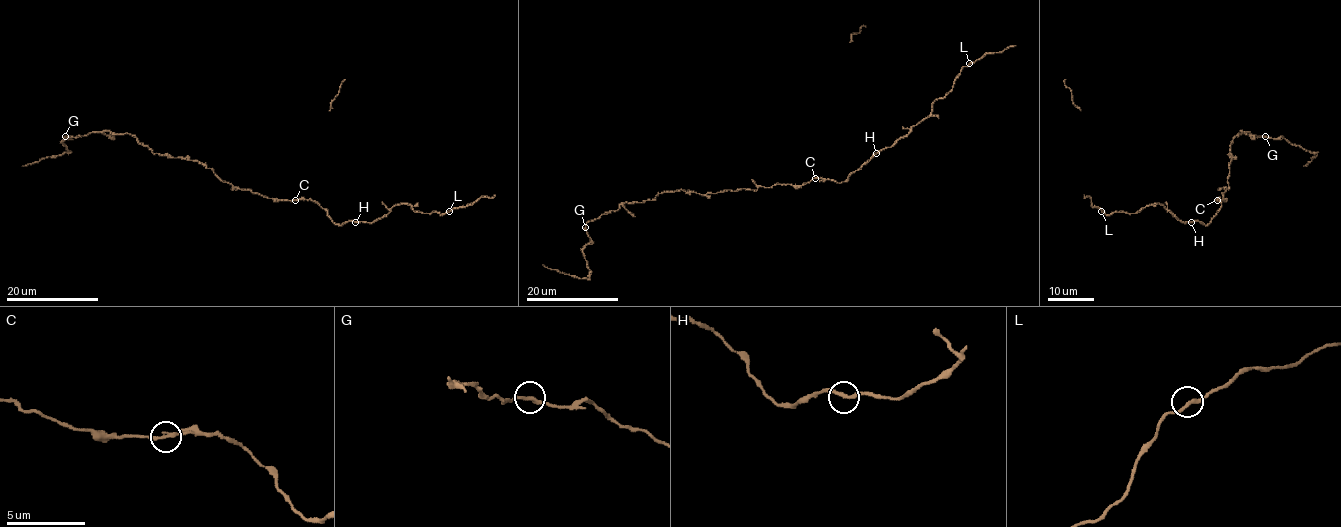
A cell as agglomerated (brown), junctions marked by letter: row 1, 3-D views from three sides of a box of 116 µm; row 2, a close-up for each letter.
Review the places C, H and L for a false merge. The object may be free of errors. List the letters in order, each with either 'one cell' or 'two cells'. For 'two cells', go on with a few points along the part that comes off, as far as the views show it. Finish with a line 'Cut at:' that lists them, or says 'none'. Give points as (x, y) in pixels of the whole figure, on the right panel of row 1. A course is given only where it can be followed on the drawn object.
C: two cells; foreign part runs (1217, 200), (1224, 200), (1228, 189), (1233, 158), (1228, 154), (1241, 131), (1284, 137), (1316, 152), (1303, 166)
H: one cell
L: one cell
Cut at: C

